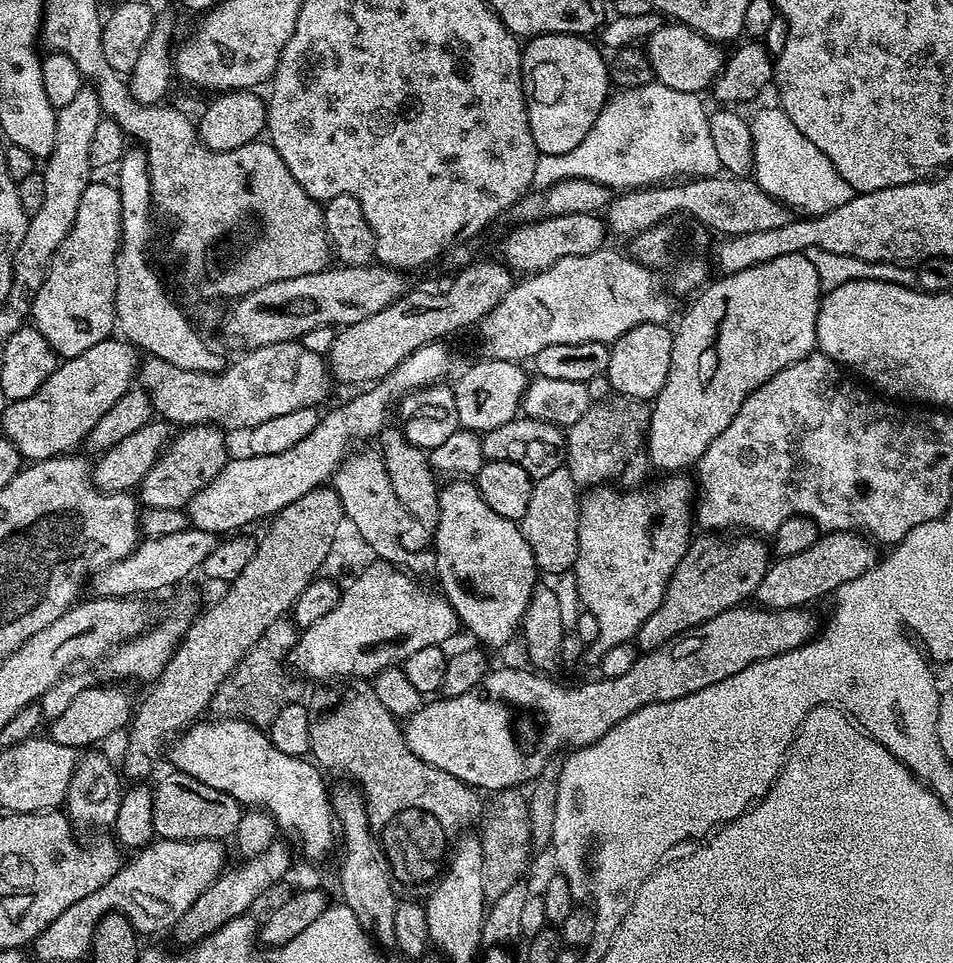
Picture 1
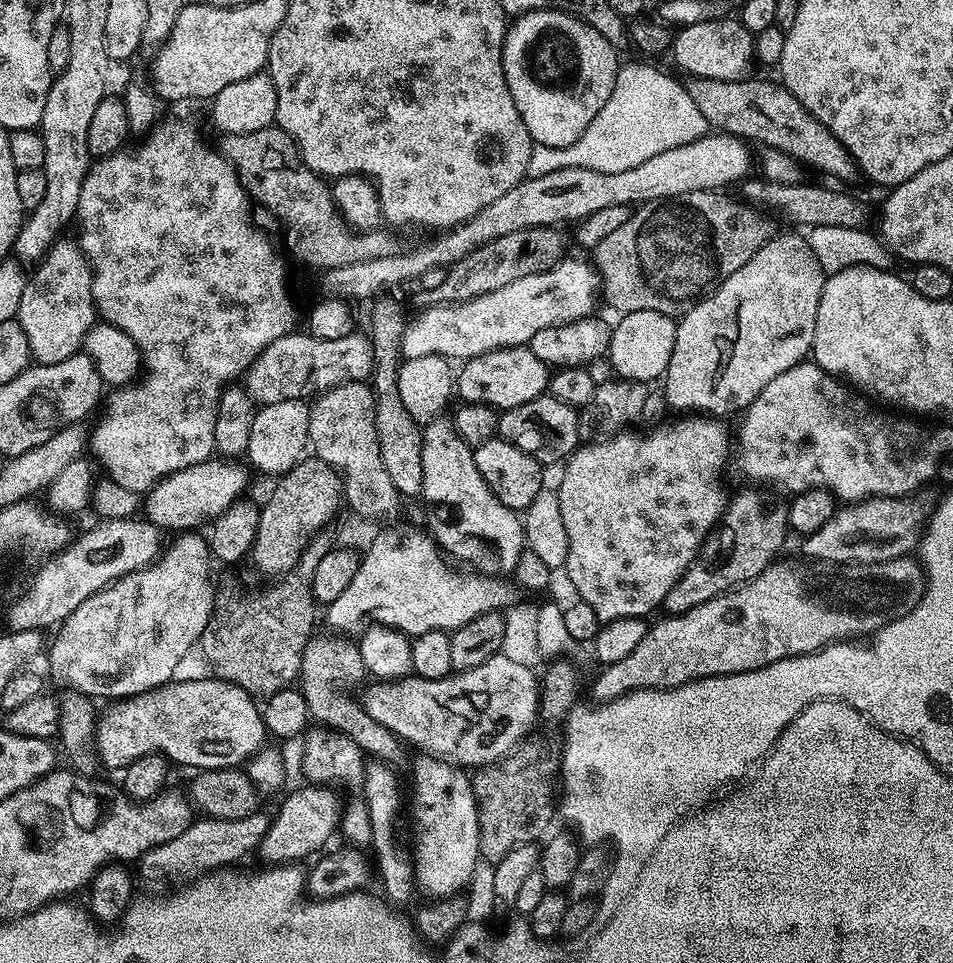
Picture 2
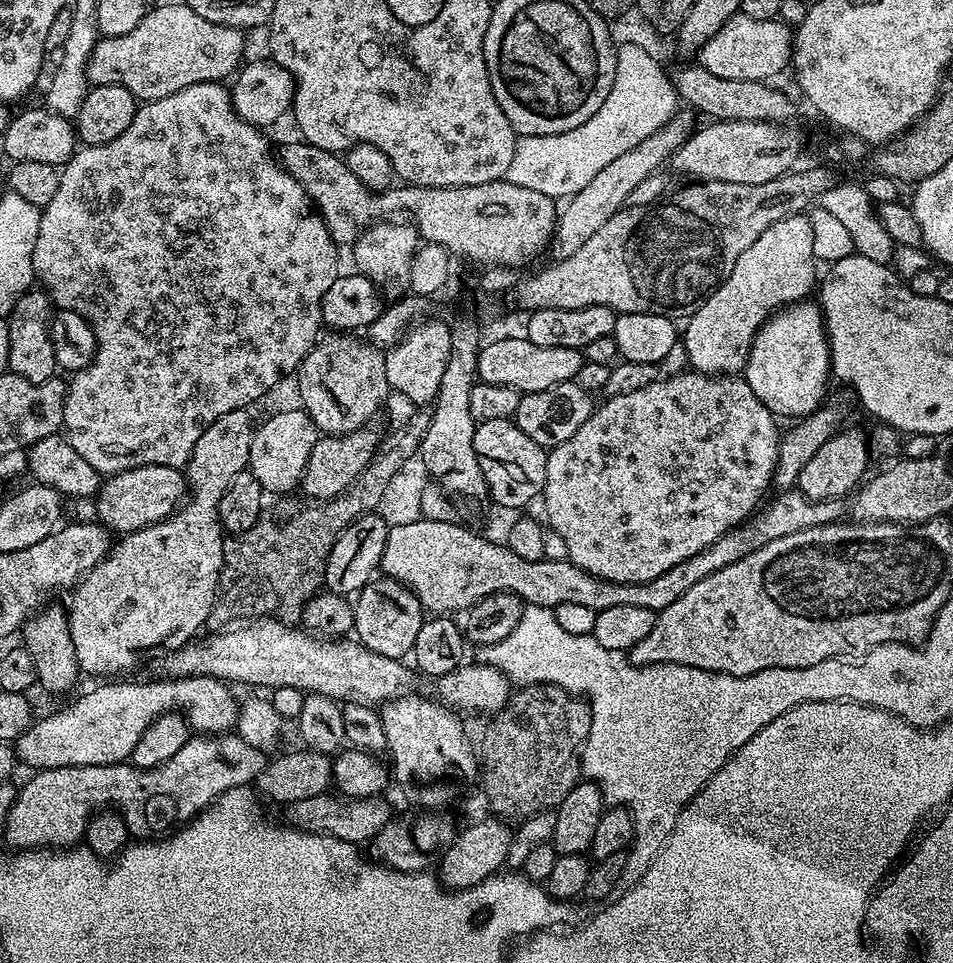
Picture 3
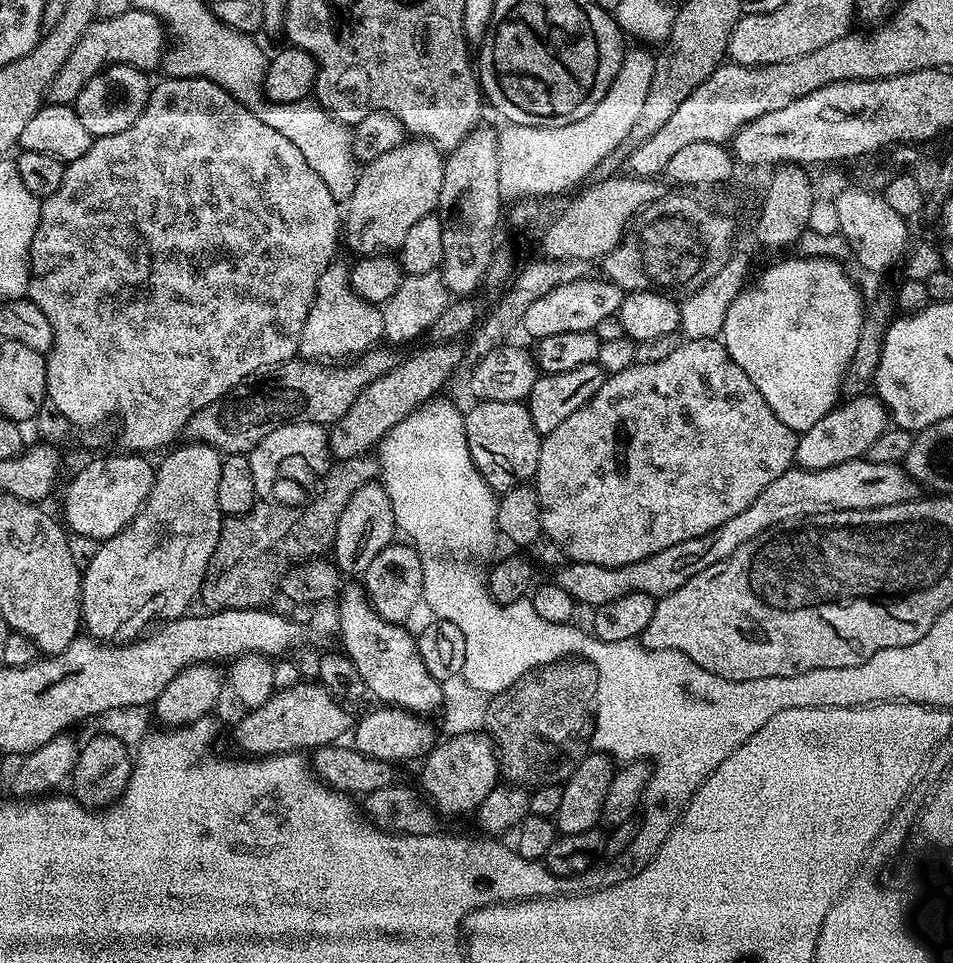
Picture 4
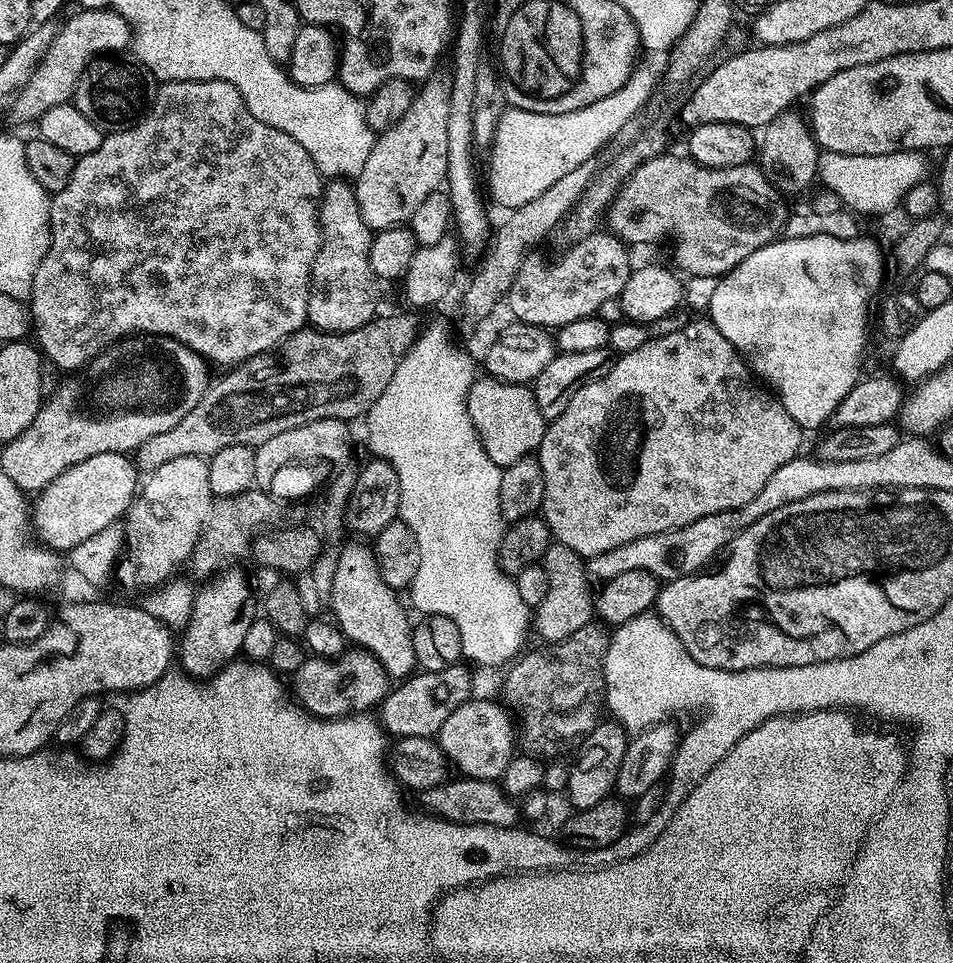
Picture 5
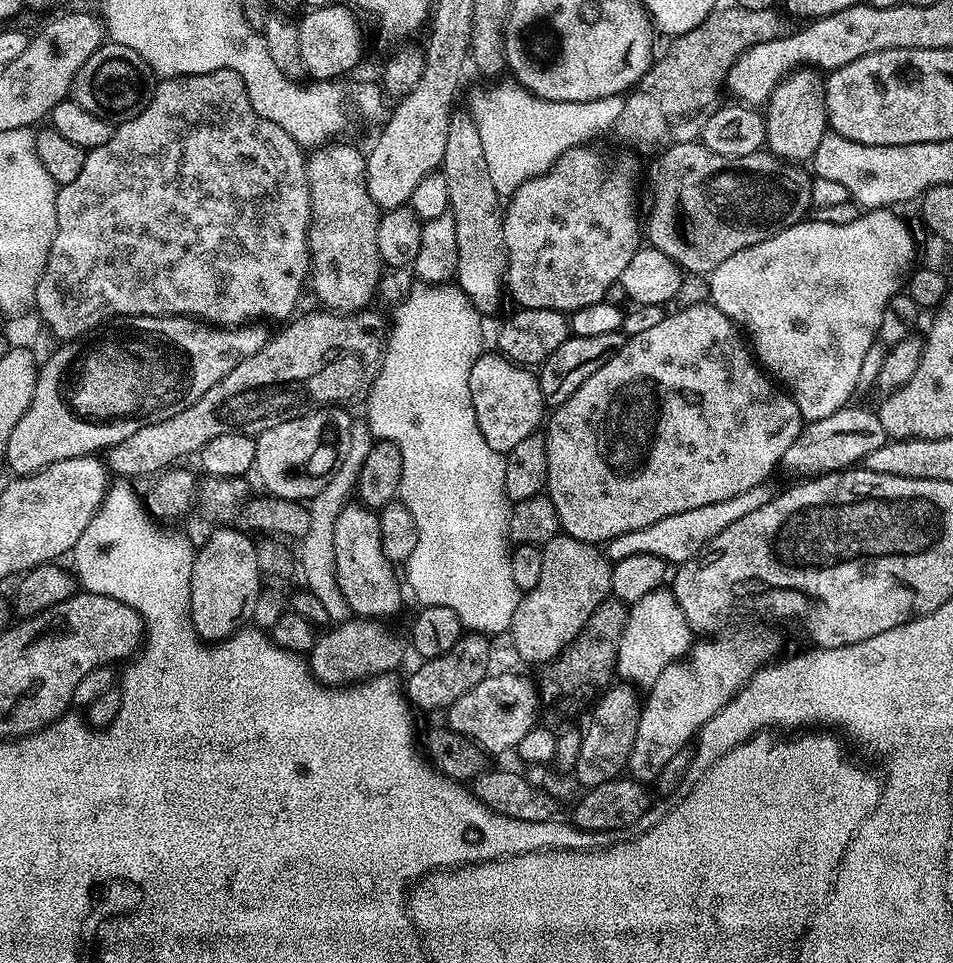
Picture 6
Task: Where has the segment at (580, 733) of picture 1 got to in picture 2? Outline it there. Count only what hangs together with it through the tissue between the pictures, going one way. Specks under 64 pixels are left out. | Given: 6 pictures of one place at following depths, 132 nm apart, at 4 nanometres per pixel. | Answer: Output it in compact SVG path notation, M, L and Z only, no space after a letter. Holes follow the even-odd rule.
M911 555L873 564L833 564L831 560L811 558L784 559L777 559L749 584L741 584L718 598L710 598L710 602L702 602L685 612L665 615L665 620L653 623L634 654L599 669L595 699L603 702L634 690L677 688L692 680L758 670L779 660L788 660L791 656L807 656L830 644L864 638L860 636L868 638L890 622L910 614L910 610L914 610L924 597L925 567L919 559L912 560ZM497 654L474 670L453 672L446 678L427 680L418 675L403 676L401 680L372 682L364 692L362 707L374 722L390 730L397 741L413 744L421 753L437 756L465 770L475 770L486 764L503 760L525 739L524 736L538 720L538 676L531 667L510 661Z

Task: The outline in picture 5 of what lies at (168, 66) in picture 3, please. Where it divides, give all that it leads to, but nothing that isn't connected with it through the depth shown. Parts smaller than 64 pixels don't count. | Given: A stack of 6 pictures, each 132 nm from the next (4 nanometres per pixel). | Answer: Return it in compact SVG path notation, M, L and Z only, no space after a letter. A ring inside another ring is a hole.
M112 8L102 10L76 10L67 21L61 23L54 42L50 42L50 50L42 58L42 62L34 70L34 74L14 97L14 109L20 120L39 121L46 110L53 106L69 103L76 95L78 78L82 78L82 70L97 54L120 54L132 42L132 27Z

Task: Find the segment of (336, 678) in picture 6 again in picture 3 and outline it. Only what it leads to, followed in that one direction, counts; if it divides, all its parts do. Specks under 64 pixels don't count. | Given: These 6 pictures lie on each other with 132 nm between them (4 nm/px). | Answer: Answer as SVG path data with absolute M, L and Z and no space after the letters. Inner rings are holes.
M192 734L174 758L153 768L135 768L130 762L46 768L32 774L17 791L8 819L2 824L4 836L20 850L67 850L85 839L96 803L113 800L133 837L156 838L199 816L223 792L251 785L265 766L264 754L261 749L242 746L235 734Z

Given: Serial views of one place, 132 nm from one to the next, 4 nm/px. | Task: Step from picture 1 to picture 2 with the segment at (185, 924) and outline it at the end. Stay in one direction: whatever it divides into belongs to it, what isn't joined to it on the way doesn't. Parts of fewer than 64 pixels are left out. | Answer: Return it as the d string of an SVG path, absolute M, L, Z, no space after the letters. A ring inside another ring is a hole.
M303 786L304 788L296 788L284 801L280 804L280 809L273 815L270 820L269 828L266 832L266 838L262 838L258 849L258 856L268 860L269 865L279 866L282 864L292 864L300 862L296 860L304 860L307 856L315 857L321 851L320 847L331 838L336 832L336 827L341 827L342 821L345 819L344 804L340 801L340 796L335 787L332 786Z

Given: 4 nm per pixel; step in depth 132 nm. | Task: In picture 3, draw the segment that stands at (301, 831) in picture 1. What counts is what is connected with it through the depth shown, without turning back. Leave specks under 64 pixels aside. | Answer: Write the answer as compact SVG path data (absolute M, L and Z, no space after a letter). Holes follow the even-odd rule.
M212 676L163 679L154 684L104 682L101 688L78 697L61 712L45 720L37 719L14 742L19 763L29 764L32 770L119 764L131 757L150 722L164 712L181 713L189 729L200 734L224 734L235 729L238 700L232 697L233 689L225 681Z

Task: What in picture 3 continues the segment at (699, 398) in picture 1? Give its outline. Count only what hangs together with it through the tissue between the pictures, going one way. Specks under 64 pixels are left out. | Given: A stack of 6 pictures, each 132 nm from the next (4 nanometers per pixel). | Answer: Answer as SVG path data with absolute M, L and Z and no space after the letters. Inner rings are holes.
M807 215L787 216L762 230L754 246L742 250L734 270L687 317L688 329L683 329L682 341L688 364L695 371L709 374L739 373L748 360L752 337L769 315L768 307L803 301L812 283L817 283L816 263L814 231Z

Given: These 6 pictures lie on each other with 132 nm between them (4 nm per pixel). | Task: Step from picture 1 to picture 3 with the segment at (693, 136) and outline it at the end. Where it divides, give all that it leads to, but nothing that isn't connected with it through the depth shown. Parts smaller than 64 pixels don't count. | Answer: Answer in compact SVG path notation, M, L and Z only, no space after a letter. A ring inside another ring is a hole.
M620 44L616 49L616 73L614 74L614 82L610 86L610 94L606 94L606 102L602 102L602 106L598 106L598 110L594 110L594 114L590 118L586 118L586 122L582 122L582 126L574 126L574 130L566 130L562 134L546 134L545 136L520 136L516 141L516 149L514 150L514 162L510 162L510 170L507 179L514 182L514 186L526 186L526 190L538 190L538 194L546 194L553 198L571 198L577 192L582 190L582 186L587 186L594 174L598 174L610 162L614 162L614 158L626 154L626 150L634 150L634 146L638 146L642 142L646 142L646 138L650 138L650 134L654 134L662 126L666 126L666 122L671 116L675 116L678 111L678 97L676 89L673 87L673 81L668 74L664 74L664 68L643 48L640 44Z

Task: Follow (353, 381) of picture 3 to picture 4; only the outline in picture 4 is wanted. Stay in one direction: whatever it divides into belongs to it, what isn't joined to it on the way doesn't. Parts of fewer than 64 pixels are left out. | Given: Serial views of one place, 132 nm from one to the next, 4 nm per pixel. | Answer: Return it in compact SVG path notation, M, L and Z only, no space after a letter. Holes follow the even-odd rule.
M340 263L329 264L318 280L310 314L306 314L306 326L302 326L299 355L303 359L313 362L344 362L349 358L363 356L384 340L383 311L353 291L348 277L349 265Z

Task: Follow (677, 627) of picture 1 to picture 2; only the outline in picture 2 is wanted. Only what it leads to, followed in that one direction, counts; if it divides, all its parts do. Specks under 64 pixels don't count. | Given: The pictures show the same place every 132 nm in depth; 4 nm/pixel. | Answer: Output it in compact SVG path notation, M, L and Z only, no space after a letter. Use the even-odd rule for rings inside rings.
M752 487L756 488L748 488L729 499L720 523L712 529L700 547L696 561L686 569L682 578L678 578L678 582L674 582L674 586L670 586L670 594L666 594L662 605L665 613L685 612L702 602L710 602L710 598L731 592L741 584L749 584L781 555L780 547L783 546L784 539L790 536L789 501L771 487Z

